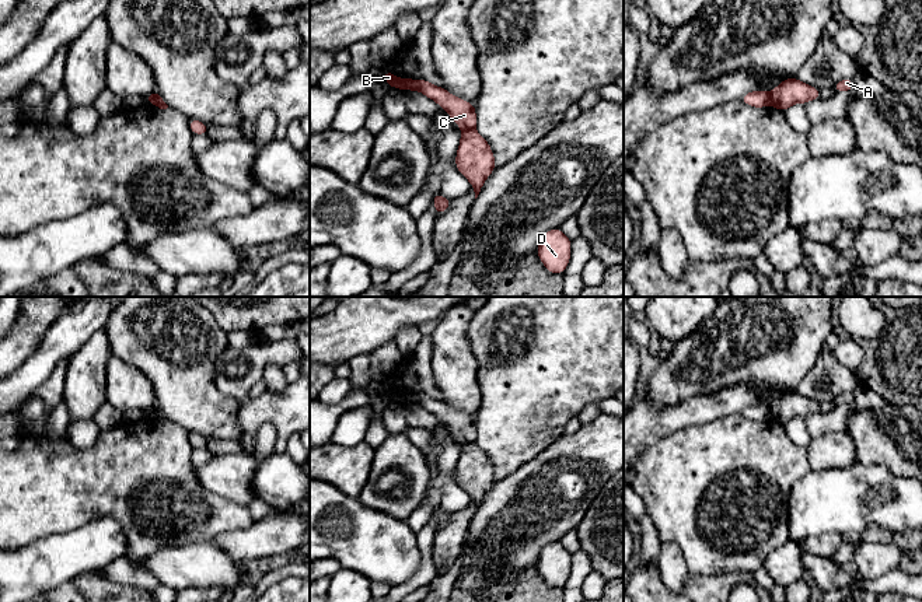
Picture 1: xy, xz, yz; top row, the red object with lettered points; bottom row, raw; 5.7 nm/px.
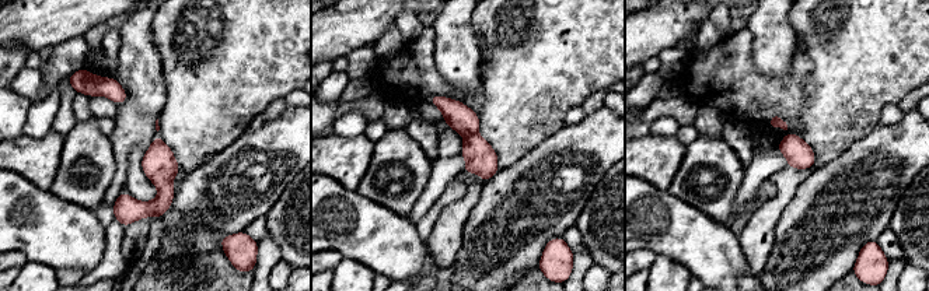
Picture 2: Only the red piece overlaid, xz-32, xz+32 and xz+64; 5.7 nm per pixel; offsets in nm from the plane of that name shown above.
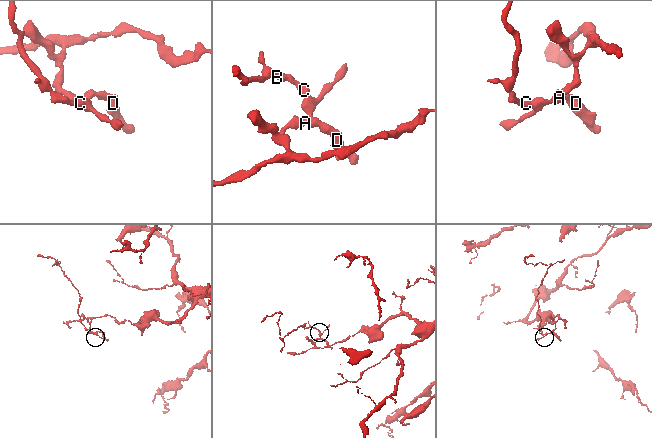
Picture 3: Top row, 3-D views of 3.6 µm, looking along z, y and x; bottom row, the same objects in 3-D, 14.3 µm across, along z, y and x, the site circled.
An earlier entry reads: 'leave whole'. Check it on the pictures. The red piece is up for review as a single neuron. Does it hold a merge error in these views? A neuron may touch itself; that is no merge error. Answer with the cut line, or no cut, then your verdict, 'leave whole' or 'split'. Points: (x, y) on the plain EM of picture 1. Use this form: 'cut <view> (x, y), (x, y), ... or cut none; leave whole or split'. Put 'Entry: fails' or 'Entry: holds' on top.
Entry: fails
cut xz (472, 441), (463, 444); split

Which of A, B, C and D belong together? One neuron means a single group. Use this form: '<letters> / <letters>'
A D / B C

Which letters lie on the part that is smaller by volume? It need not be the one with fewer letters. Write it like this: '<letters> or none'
B, C

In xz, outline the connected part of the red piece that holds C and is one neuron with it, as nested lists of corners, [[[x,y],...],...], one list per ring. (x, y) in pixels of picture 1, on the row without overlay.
[[[391,385],[383,386],[384,393],[398,403],[416,403],[427,412],[436,414],[440,421],[446,423],[450,431],[462,442],[474,442],[476,438],[475,419],[451,409],[443,400],[430,398],[427,393],[398,392]]]

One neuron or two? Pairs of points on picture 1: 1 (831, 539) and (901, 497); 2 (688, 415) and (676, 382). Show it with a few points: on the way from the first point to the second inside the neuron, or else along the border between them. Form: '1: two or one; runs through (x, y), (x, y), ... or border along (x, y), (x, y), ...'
1: two; border along (844, 536), (835, 532), (824, 532), (806, 539)
2: two; border along (715, 392), (694, 395), (660, 409), (650, 405)

